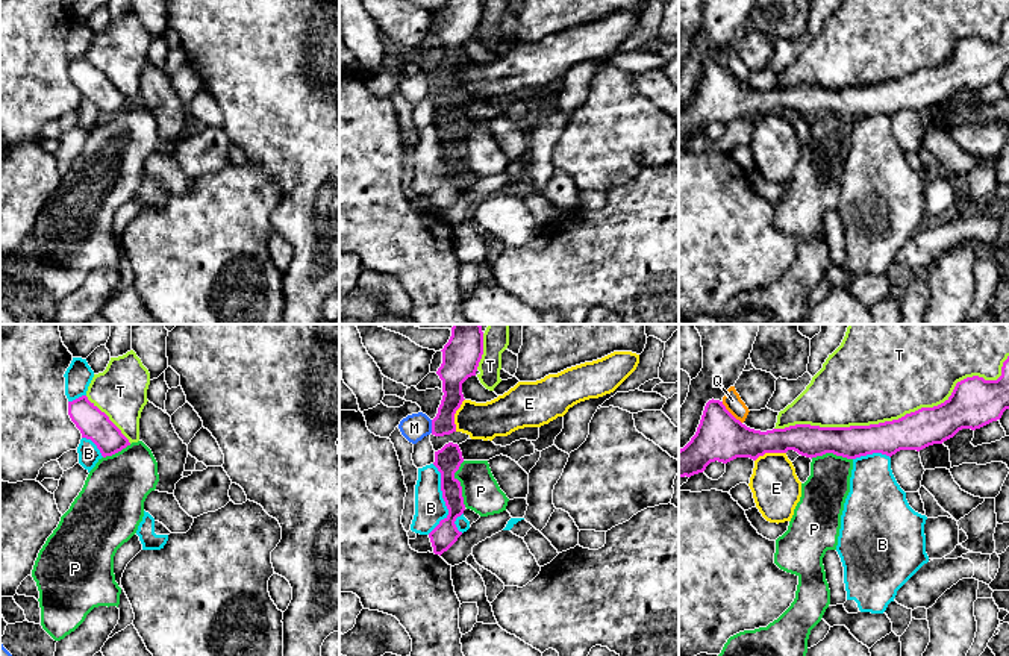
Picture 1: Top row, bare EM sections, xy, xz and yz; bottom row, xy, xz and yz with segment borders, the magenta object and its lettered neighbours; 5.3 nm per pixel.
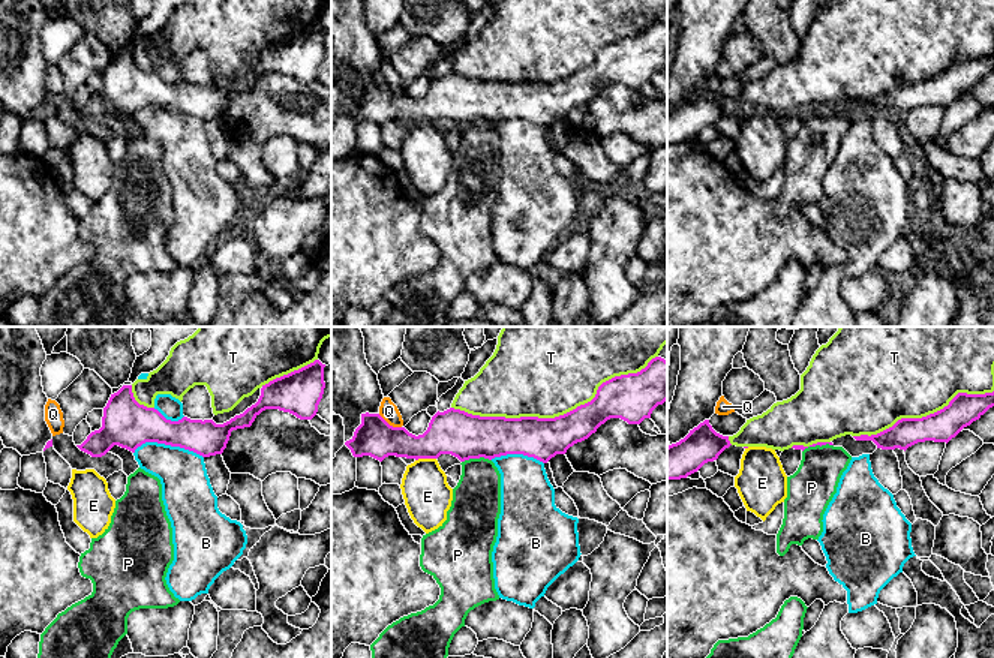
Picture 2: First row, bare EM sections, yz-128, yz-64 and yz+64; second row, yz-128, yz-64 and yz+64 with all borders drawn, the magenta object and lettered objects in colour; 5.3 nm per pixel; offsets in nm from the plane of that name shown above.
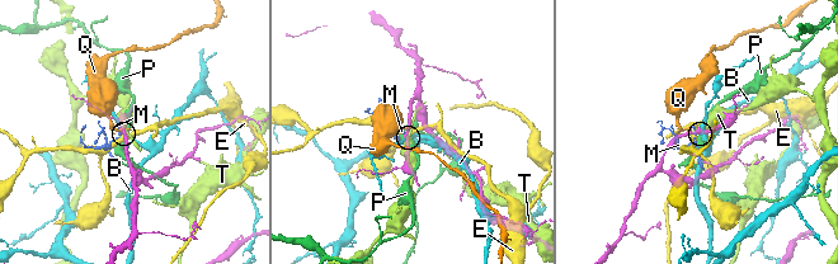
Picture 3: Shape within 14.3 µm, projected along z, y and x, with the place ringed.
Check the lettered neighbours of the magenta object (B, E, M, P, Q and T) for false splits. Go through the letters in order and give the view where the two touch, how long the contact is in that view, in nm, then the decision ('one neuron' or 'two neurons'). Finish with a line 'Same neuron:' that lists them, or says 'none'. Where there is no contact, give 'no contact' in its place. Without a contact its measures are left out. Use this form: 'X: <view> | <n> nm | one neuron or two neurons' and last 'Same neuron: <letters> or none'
B: xz | 380 nm | two neurons
E: xz | 180 nm | two neurons
M: xz | 70 nm | two neurons
P: xz | 240 nm | two neurons
Q: yz | 160 nm | two neurons
T: yz | 1300 nm | two neurons
Same neuron: none

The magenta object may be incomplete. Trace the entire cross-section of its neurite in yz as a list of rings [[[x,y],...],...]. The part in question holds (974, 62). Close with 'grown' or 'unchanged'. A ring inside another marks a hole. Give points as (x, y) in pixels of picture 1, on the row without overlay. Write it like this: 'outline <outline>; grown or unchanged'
outline [[[1009,17],[1003,23],[1001,36],[997,41],[985,41],[973,36],[956,44],[951,56],[933,68],[921,68],[892,82],[870,86],[820,88],[795,85],[767,92],[754,91],[736,80],[720,61],[709,61],[704,67],[700,85],[691,102],[679,111],[679,139],[703,133],[711,123],[727,124],[736,118],[756,121],[765,114],[786,114],[794,111],[806,118],[833,114],[847,120],[882,114],[892,117],[900,111],[923,111],[933,105],[942,105],[962,89],[980,89],[1001,79],[1009,70]]]; unchanged

